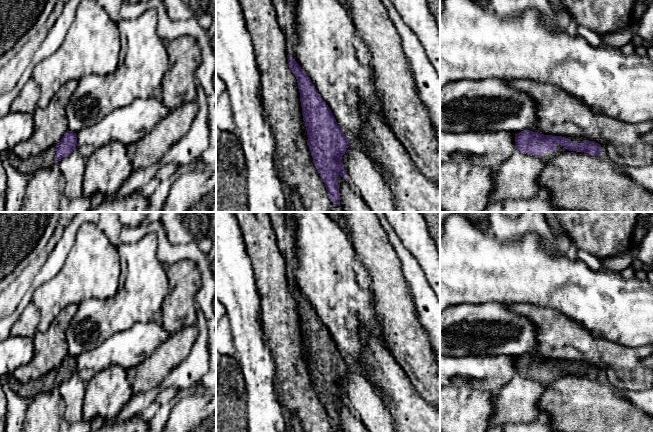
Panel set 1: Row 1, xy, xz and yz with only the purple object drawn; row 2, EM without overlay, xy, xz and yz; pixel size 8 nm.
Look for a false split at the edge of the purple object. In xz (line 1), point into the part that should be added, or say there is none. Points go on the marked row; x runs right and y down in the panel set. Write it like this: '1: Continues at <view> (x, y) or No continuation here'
1: No continuation here

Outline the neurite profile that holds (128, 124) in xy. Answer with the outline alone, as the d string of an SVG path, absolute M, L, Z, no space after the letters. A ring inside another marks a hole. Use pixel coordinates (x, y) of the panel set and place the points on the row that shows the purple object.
M159 96L135 100L112 111L97 124L77 132L76 150L87 159L112 141L128 146L148 134L170 111Z

